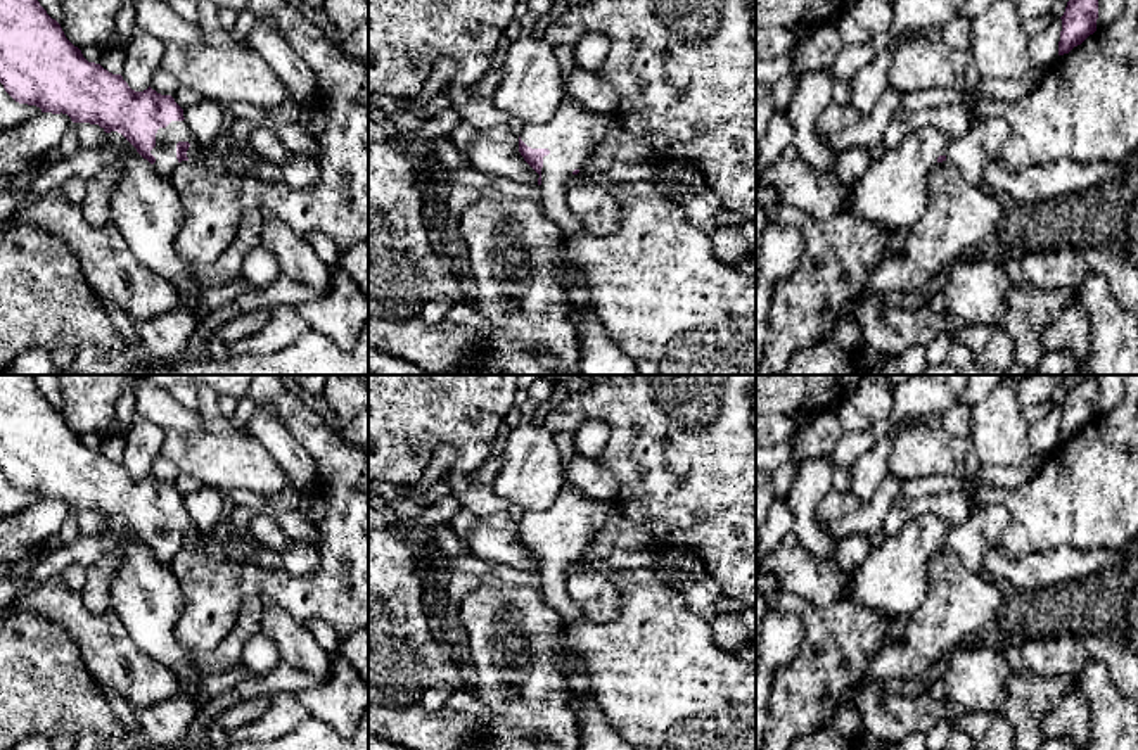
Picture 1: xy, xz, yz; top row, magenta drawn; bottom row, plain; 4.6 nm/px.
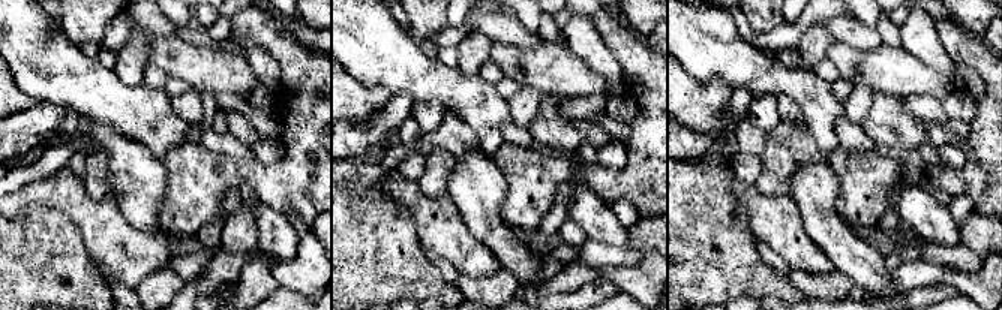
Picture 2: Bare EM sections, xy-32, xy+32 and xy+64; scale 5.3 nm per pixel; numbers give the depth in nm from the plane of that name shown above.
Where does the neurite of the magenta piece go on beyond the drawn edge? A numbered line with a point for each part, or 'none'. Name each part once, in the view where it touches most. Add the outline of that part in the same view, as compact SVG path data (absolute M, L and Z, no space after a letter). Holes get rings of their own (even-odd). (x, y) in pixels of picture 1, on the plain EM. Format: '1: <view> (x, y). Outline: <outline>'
1: xz (573, 522). Outline: M571 482L543 512L524 512L521 527L531 536L548 536L541 555L540 593L547 607L559 612L562 624L583 620L583 610L566 591L566 567L583 556L607 522L605 501L591 498Z

